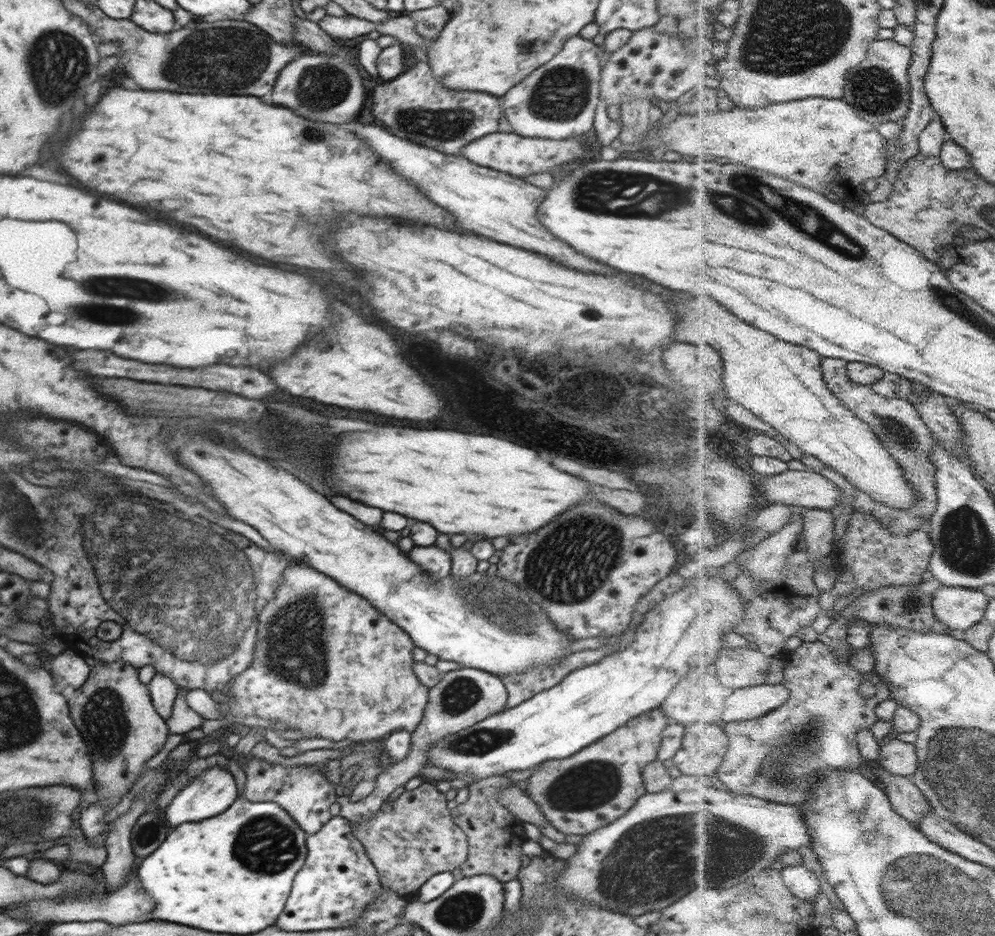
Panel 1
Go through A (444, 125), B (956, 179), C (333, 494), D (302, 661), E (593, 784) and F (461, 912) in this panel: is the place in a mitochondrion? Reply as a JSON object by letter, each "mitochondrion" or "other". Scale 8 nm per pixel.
{"A":"mitochondrion","B":"other","C":"other","D":"mitochondrion","E":"mitochondrion","F":"mitochondrion"}

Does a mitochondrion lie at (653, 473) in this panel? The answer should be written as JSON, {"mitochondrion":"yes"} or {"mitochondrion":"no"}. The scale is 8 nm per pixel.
{"mitochondrion":"yes"}

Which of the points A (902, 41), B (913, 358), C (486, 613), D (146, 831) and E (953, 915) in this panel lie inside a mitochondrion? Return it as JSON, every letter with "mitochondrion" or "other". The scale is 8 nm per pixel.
{"A":"other","B":"other","C":"mitochondrion","D":"mitochondrion","E":"mitochondrion"}

